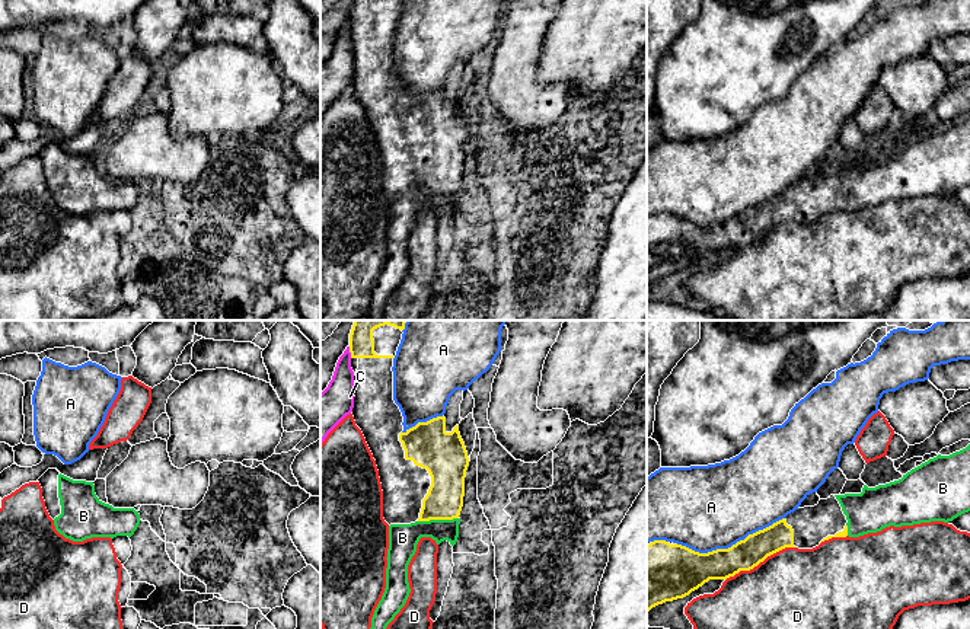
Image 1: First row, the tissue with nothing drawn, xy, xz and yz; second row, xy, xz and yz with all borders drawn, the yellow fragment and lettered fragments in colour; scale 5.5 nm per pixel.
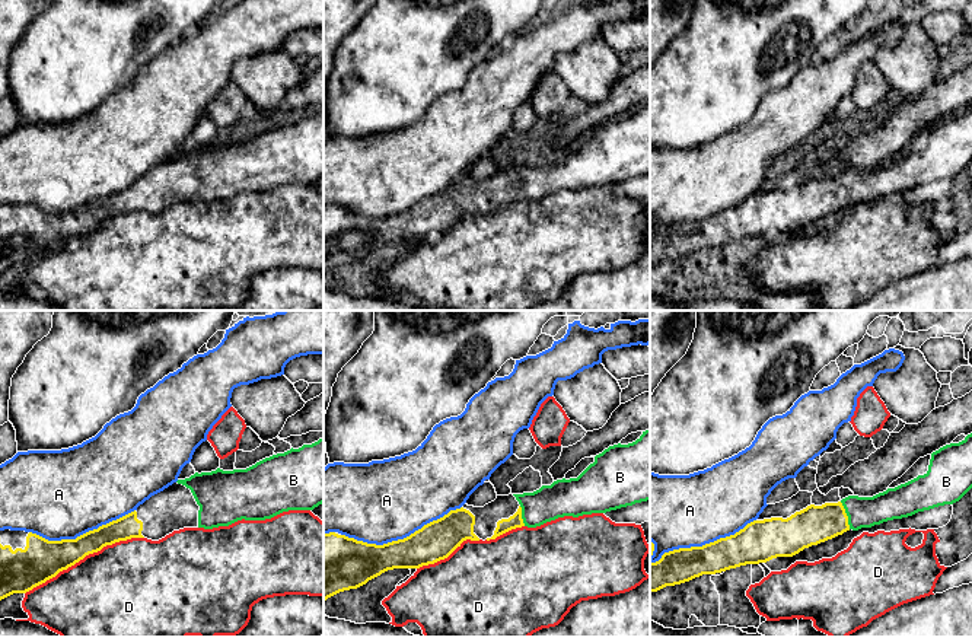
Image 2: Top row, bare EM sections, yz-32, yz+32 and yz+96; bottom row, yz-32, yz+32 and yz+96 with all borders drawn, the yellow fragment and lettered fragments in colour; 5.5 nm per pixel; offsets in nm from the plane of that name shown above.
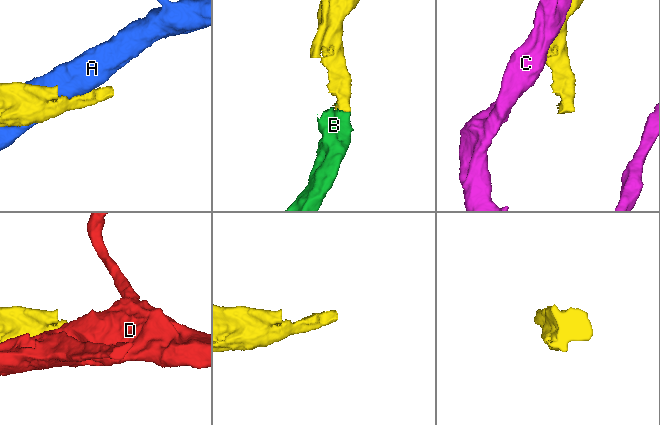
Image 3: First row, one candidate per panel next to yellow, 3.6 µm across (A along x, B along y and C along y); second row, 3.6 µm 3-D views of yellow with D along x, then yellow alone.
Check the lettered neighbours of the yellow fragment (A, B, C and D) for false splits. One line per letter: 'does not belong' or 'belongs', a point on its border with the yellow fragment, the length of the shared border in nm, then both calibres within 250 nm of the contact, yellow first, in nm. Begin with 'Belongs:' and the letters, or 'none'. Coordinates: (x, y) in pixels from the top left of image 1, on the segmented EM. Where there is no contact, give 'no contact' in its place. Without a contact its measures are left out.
Belongs: B
A: does not belong | yz (728, 548) | 650 nm | 220/460 nm
B: belongs | xz (437, 519) | 220 nm | 200/160 nm
C: does not belong | xz (350, 351) | 70 nm | 140/160 nm
D: does not belong | yz (759, 562) | 420 nm | 170/440 nm

